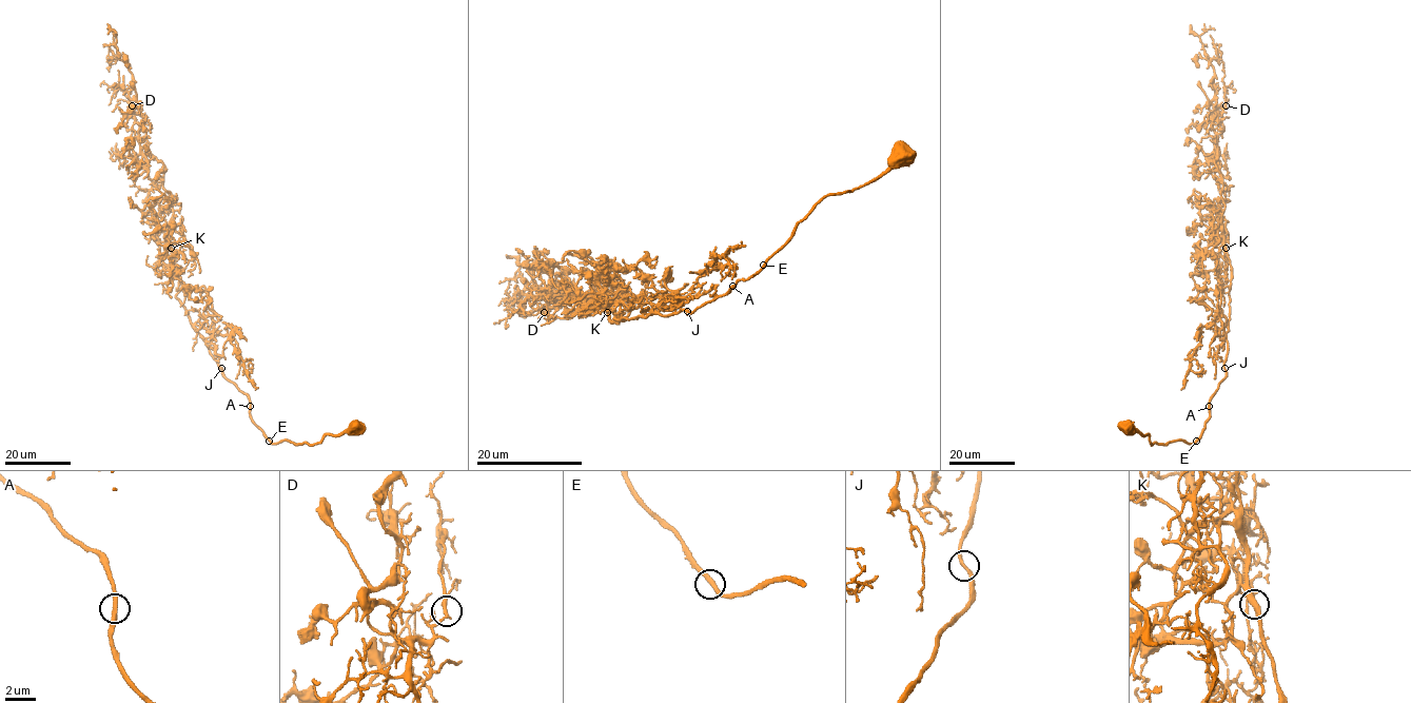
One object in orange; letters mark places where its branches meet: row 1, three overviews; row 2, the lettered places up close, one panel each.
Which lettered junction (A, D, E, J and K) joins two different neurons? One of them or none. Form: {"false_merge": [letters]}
{"false_merge": []}

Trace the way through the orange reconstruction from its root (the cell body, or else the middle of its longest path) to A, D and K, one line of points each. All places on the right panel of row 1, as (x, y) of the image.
A: (1127, 426), (1148, 434), (1152, 445), (1174, 441), (1192, 444), (1209, 417), (1209, 406)
D: (1127, 426), (1152, 445), (1192, 444), (1226, 375), (1231, 267), (1213, 140), (1226, 105)
K: (1127, 426), (1148, 434), (1152, 445), (1192, 444), (1199, 436), (1210, 399), (1226, 375), (1231, 279), (1226, 248)

